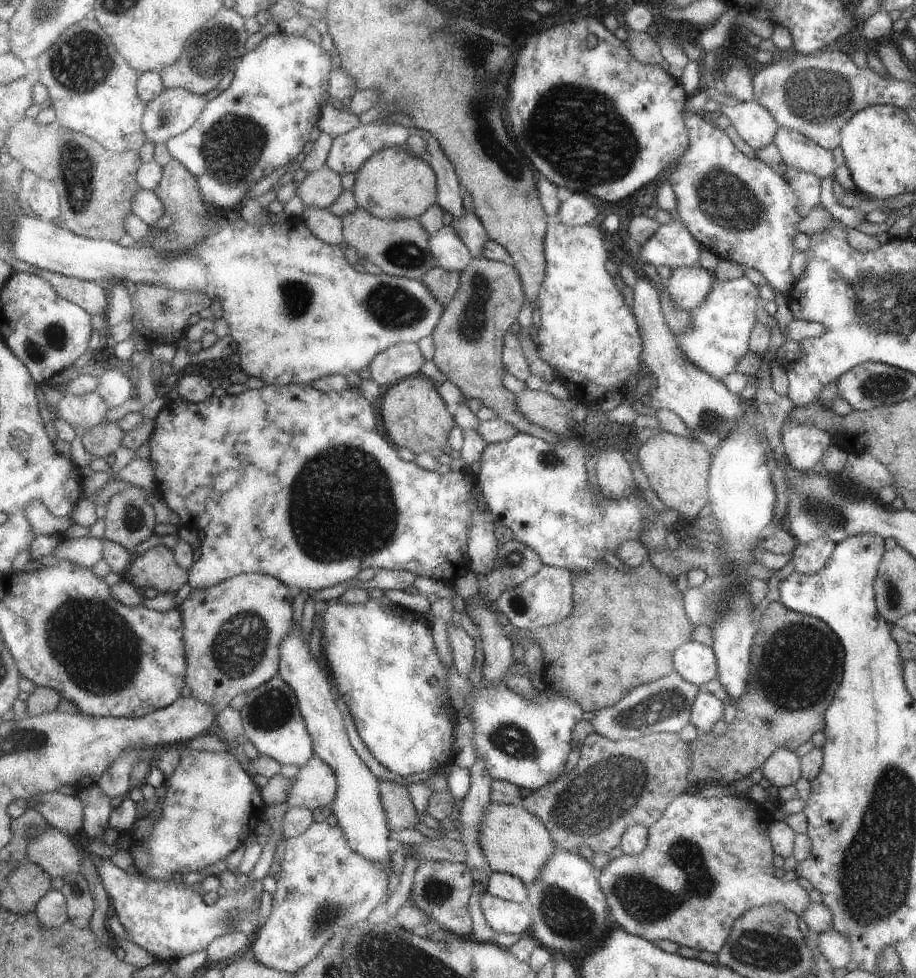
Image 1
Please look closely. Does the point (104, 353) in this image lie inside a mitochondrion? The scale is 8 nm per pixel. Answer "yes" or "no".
no

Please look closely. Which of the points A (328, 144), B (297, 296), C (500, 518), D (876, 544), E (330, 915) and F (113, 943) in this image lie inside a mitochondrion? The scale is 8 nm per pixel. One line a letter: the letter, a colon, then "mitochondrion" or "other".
A: other
B: mitochondrion
C: other
D: other
E: mitochondrion
F: other

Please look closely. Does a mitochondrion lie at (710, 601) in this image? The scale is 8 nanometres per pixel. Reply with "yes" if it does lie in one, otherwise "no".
yes

